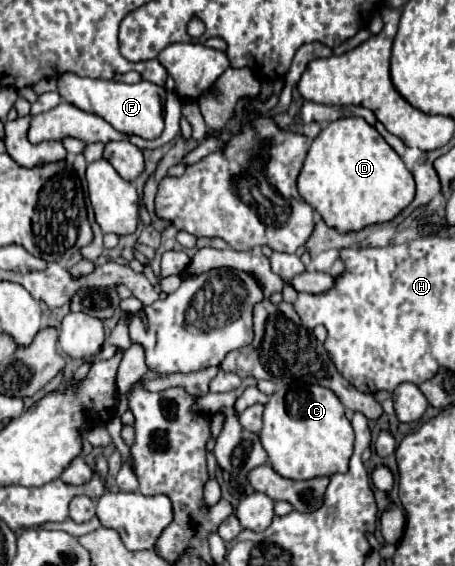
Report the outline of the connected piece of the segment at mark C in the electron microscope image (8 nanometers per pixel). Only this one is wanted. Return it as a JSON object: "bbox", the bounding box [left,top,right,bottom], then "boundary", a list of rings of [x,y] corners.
{"bbox":[260,386,354,480],"boundary":[[[284,386],[276,390],[264,408],[264,428],[260,432],[270,466],[284,478],[310,480],[318,476],[344,474],[354,446],[354,430],[344,416],[344,406],[336,394],[324,386]]]}

